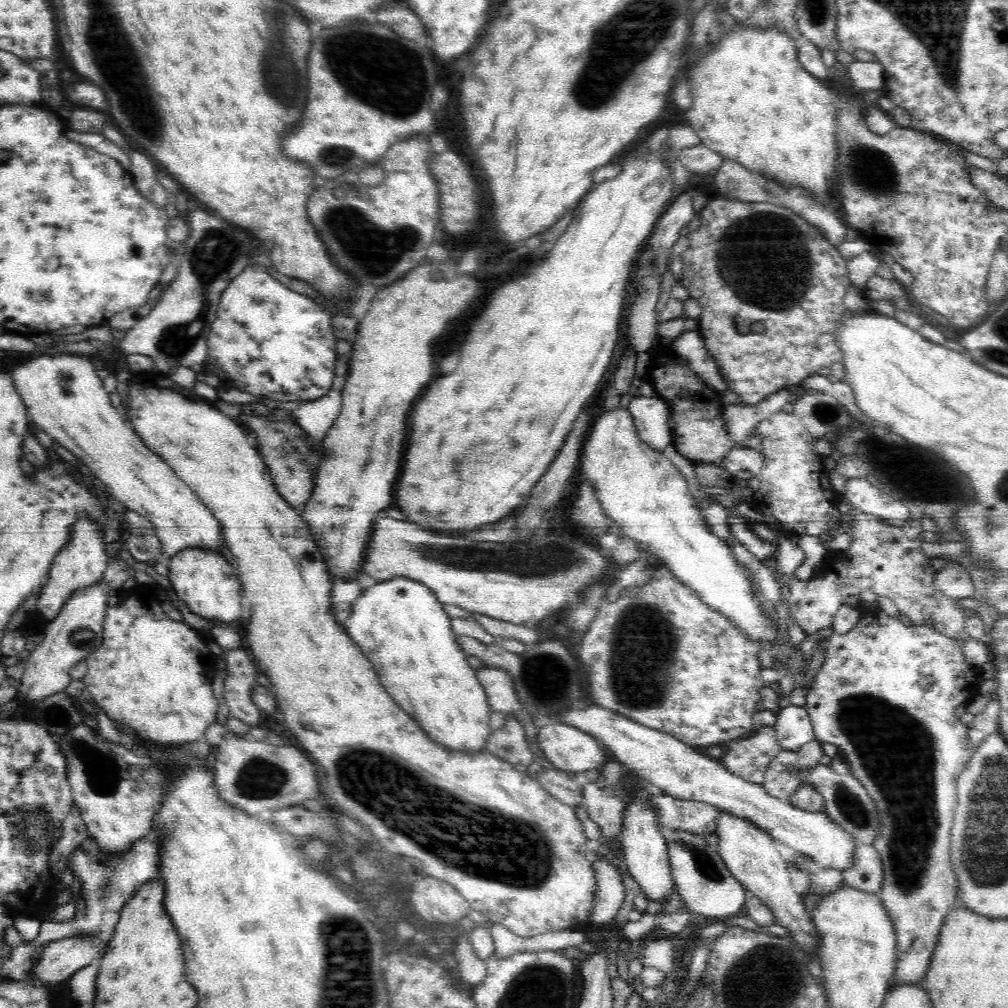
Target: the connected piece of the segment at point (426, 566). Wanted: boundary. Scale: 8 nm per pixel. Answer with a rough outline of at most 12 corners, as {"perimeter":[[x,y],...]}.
{"perimeter":[[385,514],[362,573],[538,626],[609,580],[645,585],[590,540],[472,542]]}

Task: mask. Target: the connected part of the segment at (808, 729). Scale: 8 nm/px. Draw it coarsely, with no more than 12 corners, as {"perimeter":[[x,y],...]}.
{"perimeter":[[806,706],[776,714],[775,740],[795,751],[815,738]]}

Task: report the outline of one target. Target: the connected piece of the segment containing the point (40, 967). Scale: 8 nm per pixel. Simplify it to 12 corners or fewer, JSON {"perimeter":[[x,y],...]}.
{"perimeter":[[98,936],[47,943],[30,975],[54,984],[91,964],[108,943]]}

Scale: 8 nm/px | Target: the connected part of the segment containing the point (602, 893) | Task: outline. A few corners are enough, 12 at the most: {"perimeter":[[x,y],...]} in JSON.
{"perimeter":[[608,854],[591,858],[598,886],[589,920],[616,918],[626,892]]}

